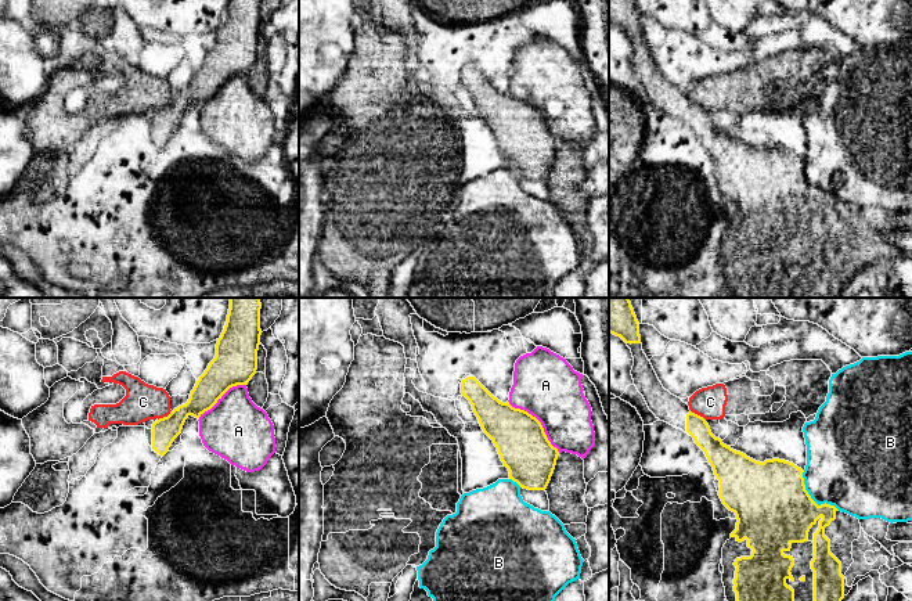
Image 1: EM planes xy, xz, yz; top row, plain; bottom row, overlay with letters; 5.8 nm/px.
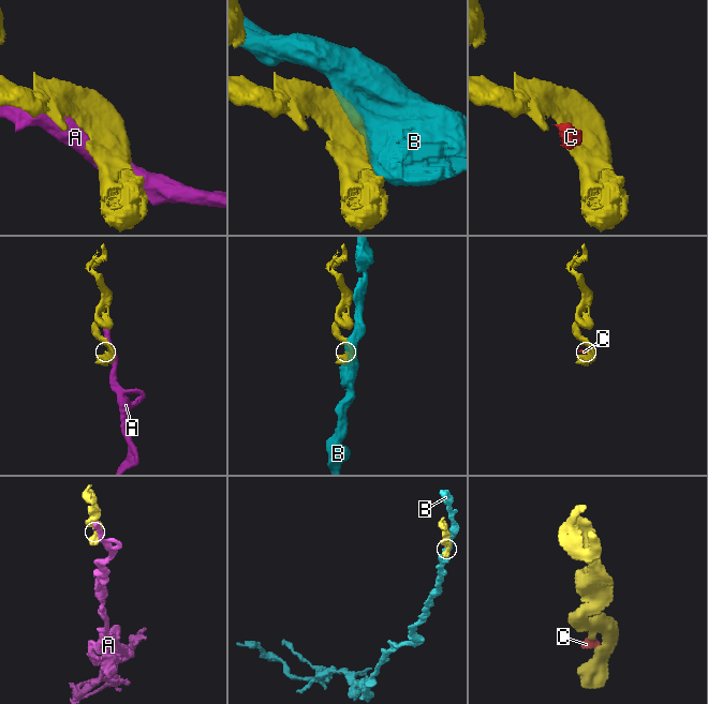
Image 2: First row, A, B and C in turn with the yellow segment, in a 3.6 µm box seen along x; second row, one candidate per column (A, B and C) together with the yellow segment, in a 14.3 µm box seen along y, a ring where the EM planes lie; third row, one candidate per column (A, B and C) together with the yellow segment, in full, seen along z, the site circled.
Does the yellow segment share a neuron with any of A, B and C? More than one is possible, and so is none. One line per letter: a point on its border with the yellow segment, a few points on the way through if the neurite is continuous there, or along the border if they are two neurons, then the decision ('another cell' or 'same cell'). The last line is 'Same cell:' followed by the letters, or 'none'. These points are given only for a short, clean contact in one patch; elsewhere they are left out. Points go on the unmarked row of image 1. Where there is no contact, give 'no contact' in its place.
A: meets yellow in xz at (539, 111); another cell
B: meets yellow in yz at (810, 187); border along yz (803, 161), (807, 183), (818, 194), (829, 193), (837, 198); another cell
C: meets yellow in xy at (165, 107); border along xy (170, 100), (158, 110); another cell
Same cell: none

